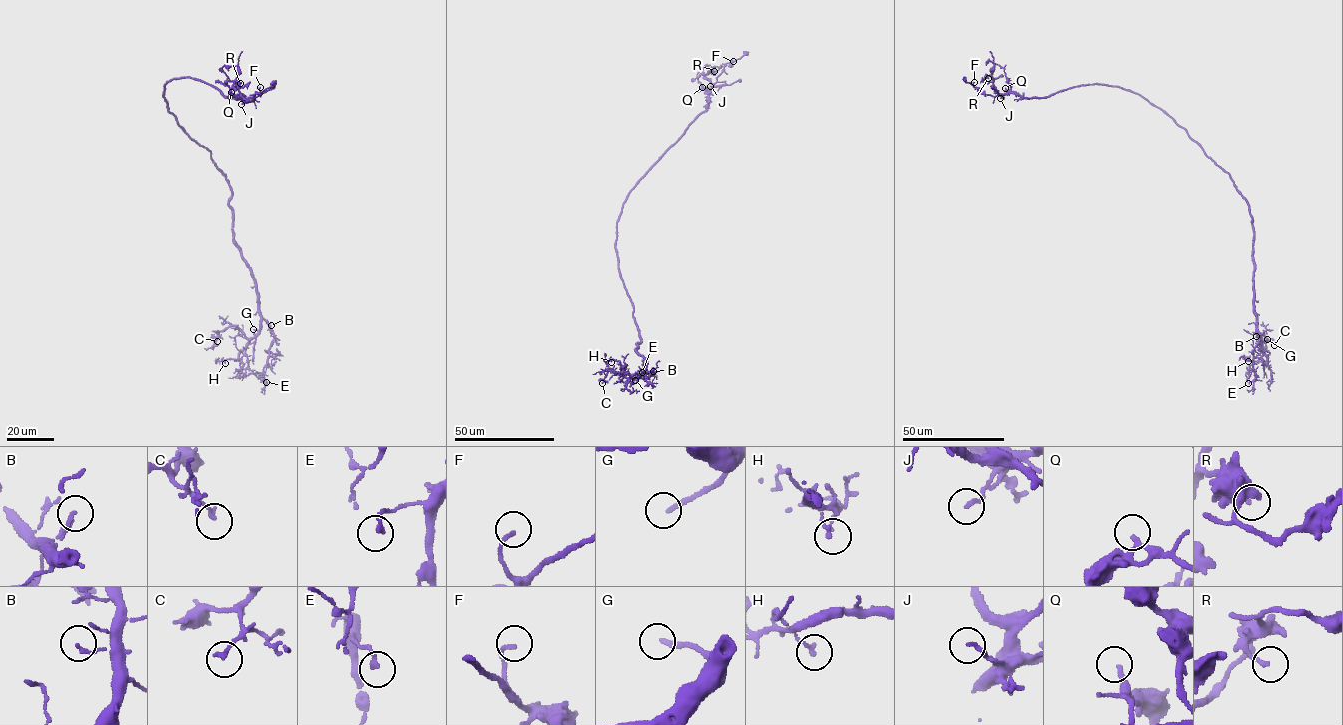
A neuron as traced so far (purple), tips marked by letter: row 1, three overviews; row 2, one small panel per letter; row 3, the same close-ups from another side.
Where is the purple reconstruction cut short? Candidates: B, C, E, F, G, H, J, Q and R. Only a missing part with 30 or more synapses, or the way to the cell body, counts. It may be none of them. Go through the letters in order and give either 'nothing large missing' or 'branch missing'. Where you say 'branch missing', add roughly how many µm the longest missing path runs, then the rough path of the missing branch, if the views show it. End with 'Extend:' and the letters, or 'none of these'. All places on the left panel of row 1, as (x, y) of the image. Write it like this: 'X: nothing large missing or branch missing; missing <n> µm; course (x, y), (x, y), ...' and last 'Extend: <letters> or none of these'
B: nothing large missing
C: nothing large missing
E: nothing large missing
F: nothing large missing
G: branch missing; missing 15 µm
H: nothing large missing
J: nothing large missing
Q: branch missing; missing 10 µm; course (231, 92), (224, 91), (216, 82)
R: nothing large missing
Extend: G, Q

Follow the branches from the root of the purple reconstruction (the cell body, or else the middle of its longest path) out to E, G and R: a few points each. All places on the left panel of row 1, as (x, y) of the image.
E: (184, 130), (209, 150), (229, 184), (233, 243), (254, 280), (259, 315), (274, 336), (263, 369), (266, 382)
G: (184, 130), (209, 150), (214, 165), (229, 184), (233, 243), (250, 271), (257, 295), (261, 329), (253, 329)
R: (184, 130), (163, 95), (170, 80), (191, 78), (226, 97), (244, 99), (230, 92), (235, 81), (240, 83)

